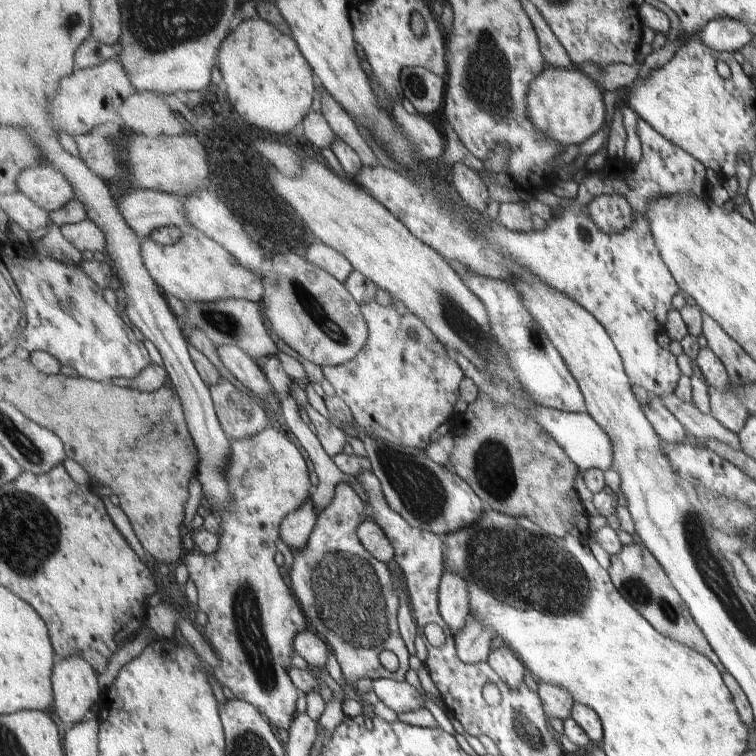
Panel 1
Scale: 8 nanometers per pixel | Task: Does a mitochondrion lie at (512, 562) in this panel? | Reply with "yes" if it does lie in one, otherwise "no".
yes

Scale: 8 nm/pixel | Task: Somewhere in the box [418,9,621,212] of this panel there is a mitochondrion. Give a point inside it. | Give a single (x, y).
(486, 74)

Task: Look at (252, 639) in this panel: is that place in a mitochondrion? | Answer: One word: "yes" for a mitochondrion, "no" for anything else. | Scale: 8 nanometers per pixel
yes

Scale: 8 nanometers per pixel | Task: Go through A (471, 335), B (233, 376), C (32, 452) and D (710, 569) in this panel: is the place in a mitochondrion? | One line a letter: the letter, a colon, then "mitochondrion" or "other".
A: mitochondrion
B: other
C: mitochondrion
D: mitochondrion

